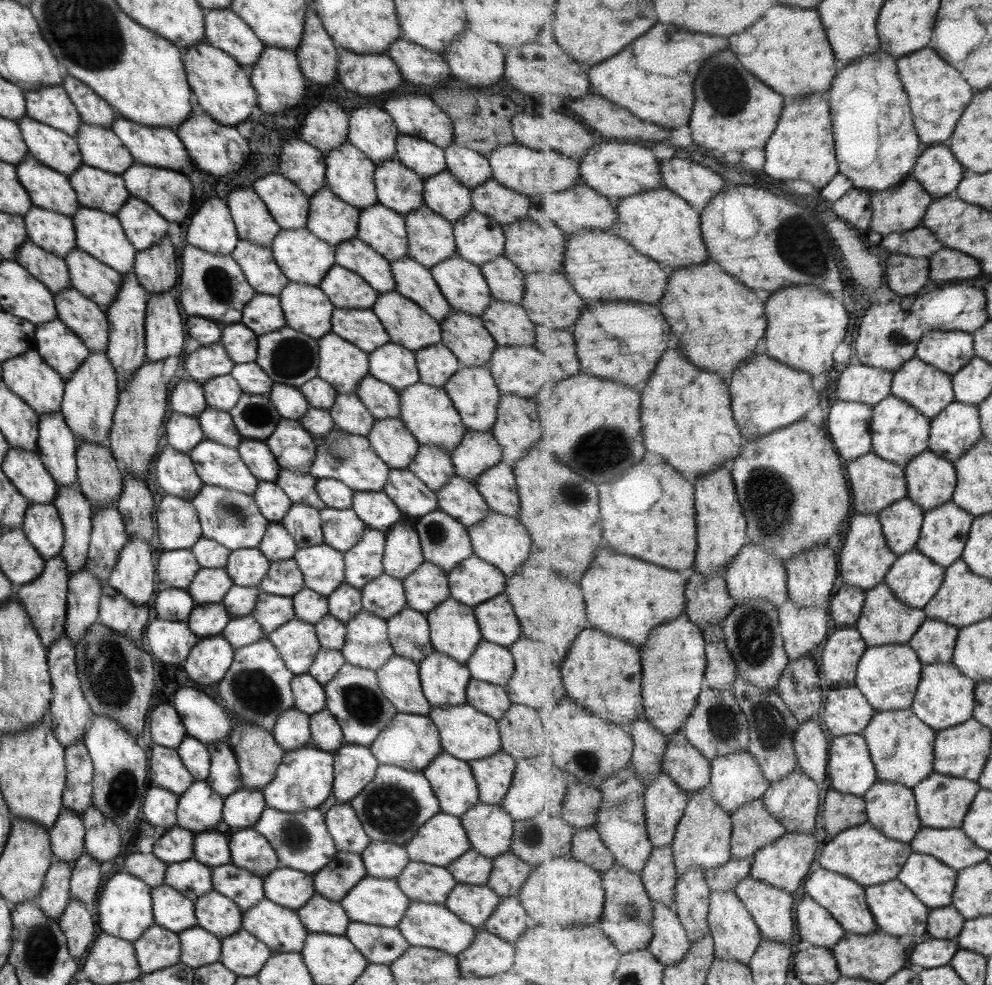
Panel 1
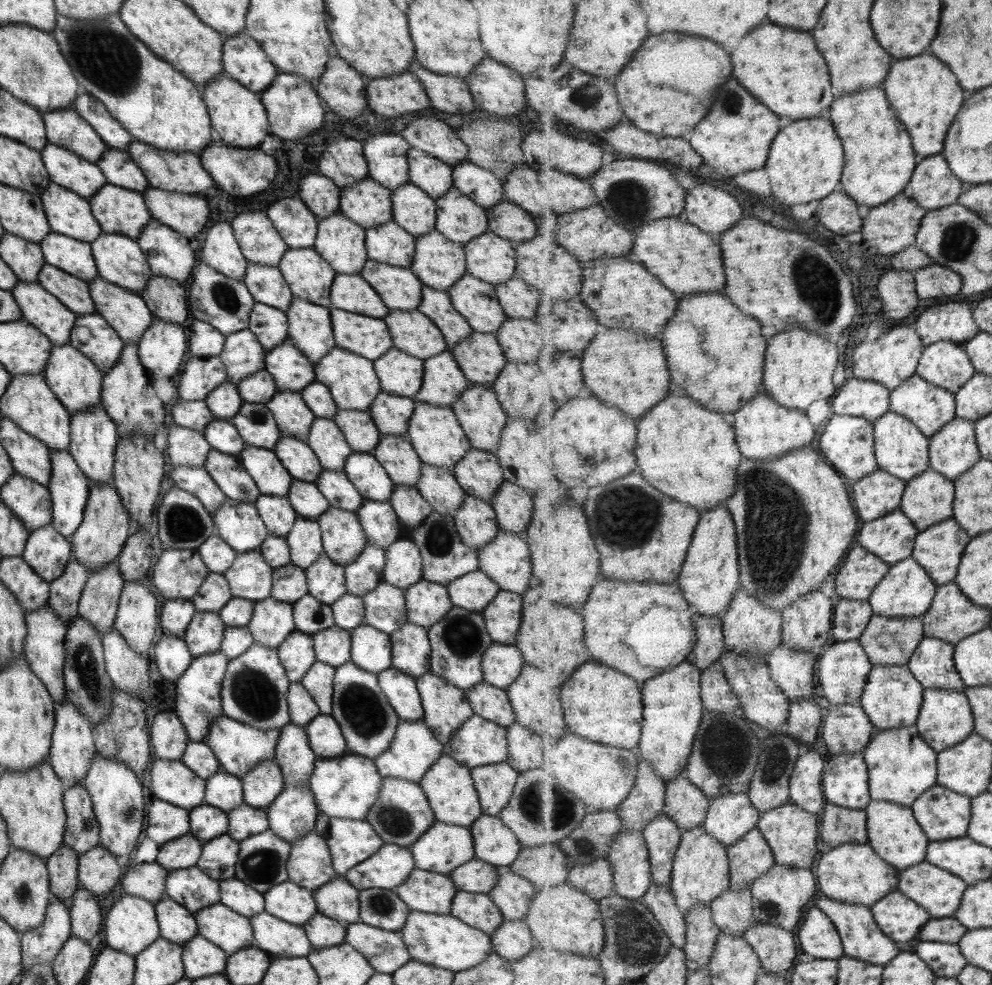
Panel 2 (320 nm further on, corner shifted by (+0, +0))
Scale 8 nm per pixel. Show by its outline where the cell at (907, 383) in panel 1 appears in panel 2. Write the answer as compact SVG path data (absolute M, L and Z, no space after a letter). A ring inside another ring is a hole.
M918 375L908 378L892 391L891 401L891 411L904 414L911 422L915 422L930 440L956 417L956 394Z

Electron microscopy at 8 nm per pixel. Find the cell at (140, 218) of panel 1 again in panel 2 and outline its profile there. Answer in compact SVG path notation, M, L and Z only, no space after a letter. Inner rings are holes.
M153 218L143 227L139 238L136 240L145 260L150 266L152 276L170 278L180 285L190 279L195 271L195 254L189 249L189 240L171 230L168 226L161 224Z

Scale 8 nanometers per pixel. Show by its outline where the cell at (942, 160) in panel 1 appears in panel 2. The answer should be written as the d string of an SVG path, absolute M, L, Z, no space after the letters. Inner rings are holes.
M942 153L925 158L921 166L917 166L904 193L928 211L959 202L967 185L953 174L951 168Z

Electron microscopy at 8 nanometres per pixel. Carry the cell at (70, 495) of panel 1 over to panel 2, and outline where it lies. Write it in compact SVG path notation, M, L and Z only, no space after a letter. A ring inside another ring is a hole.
M71 558L63 575L49 583L46 604L65 625L77 615L78 600L88 576L87 570Z

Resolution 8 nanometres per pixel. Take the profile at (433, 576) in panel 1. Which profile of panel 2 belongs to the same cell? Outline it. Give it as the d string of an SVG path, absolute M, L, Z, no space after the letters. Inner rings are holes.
M420 579L404 589L406 620L426 630L452 607L446 587Z

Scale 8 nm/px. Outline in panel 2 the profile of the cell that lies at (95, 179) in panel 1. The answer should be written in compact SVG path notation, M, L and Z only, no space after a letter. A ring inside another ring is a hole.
M105 183L87 202L103 233L125 235L136 241L151 219L142 194L135 190L125 190Z

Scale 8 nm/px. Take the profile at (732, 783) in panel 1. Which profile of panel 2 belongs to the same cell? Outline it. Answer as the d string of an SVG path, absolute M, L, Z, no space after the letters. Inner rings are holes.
M726 792L710 801L705 830L727 848L741 841L760 822L762 814L753 806L747 792Z

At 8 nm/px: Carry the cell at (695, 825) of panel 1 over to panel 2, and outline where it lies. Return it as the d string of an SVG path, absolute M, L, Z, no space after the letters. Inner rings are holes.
M701 824L691 830L684 830L680 849L674 858L672 872L672 893L677 906L685 917L698 904L709 904L730 889L730 860L728 848L705 830Z

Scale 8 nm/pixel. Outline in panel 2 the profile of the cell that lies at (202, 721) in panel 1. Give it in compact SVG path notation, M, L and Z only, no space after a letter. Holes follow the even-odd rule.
M225 715L218 716L210 724L206 739L203 741L215 755L220 770L241 779L262 760L274 760L275 745L280 729L259 730L258 728L237 722Z

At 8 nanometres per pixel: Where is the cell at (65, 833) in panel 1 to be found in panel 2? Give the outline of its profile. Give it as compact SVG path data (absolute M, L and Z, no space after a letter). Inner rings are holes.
M59 847L53 855L44 859L48 872L48 887L51 897L67 906L78 889L78 855L67 847Z

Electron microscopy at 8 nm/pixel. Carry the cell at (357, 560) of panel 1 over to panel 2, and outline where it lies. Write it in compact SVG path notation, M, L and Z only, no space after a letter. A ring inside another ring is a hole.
M366 544L357 558L344 566L346 593L362 597L382 583L381 572L384 562L384 548Z

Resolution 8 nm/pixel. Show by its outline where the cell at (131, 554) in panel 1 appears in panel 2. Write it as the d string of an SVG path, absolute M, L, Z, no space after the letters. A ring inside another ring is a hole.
M124 583L115 615L114 630L124 638L133 652L146 655L147 648L151 646L159 626L157 625L157 600L142 584Z

